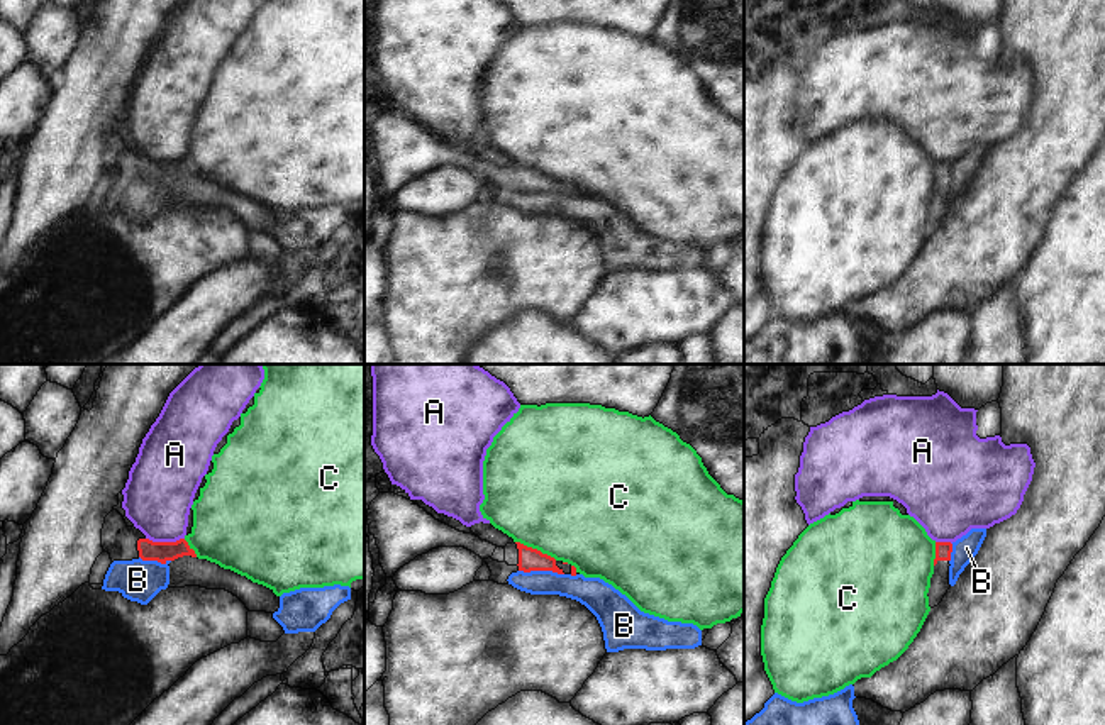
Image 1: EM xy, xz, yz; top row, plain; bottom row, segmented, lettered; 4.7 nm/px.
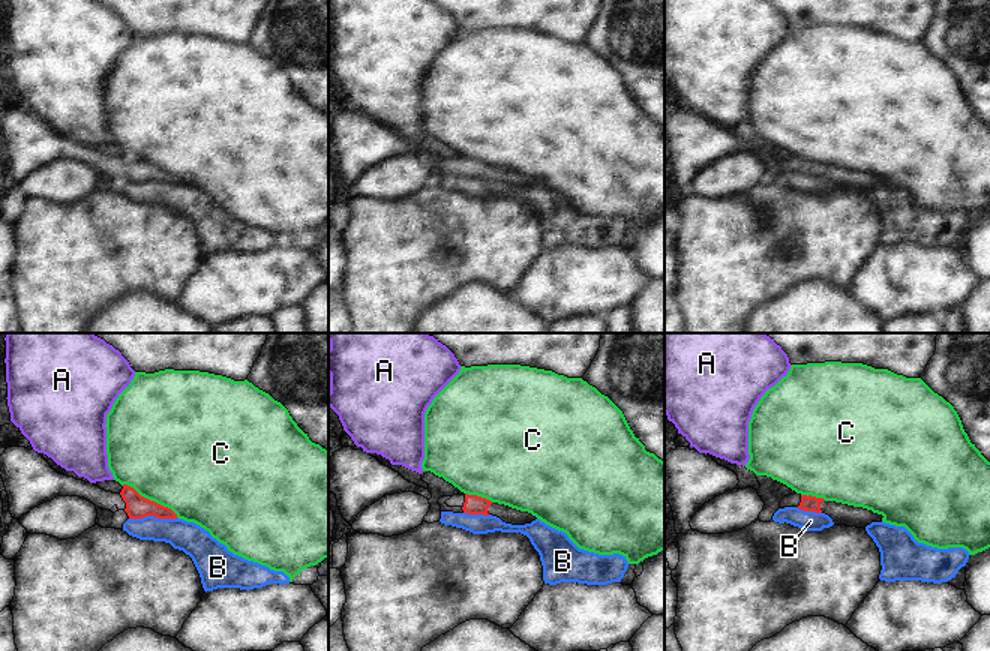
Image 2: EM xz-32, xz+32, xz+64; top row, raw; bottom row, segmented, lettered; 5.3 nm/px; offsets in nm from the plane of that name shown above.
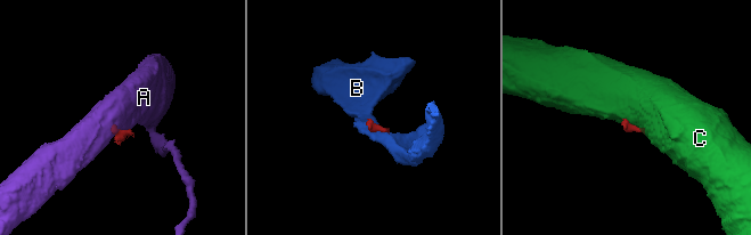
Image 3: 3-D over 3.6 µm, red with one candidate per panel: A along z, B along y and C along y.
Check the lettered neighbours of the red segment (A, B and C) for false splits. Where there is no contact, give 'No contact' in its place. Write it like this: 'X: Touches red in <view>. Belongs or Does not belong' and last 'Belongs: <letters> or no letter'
A: Touches red in xy. Does not belong
B: Touches red in xz. Does not belong
C: Touches red in xz. Does not belong
Belongs: no letter

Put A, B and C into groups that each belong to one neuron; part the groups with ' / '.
A / B / C

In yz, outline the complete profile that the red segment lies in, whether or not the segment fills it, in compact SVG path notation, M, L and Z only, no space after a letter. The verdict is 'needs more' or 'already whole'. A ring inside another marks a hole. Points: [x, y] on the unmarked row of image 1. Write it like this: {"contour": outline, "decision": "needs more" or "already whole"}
{"contour": "M936 163L936 180L934 180L934 195L930 198L929 208L929 227L937 227L947 210L949 205L949 181L951 181L952 164L951 163Z", "decision": "needs more"}

